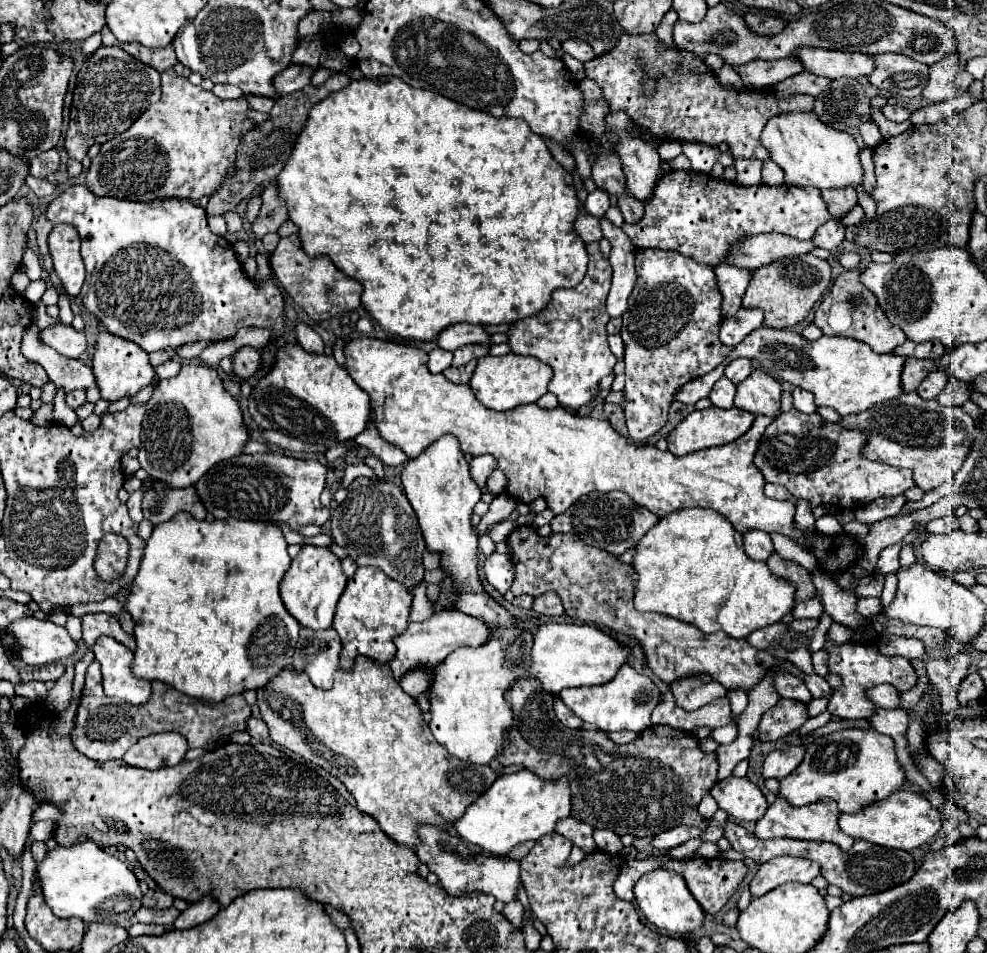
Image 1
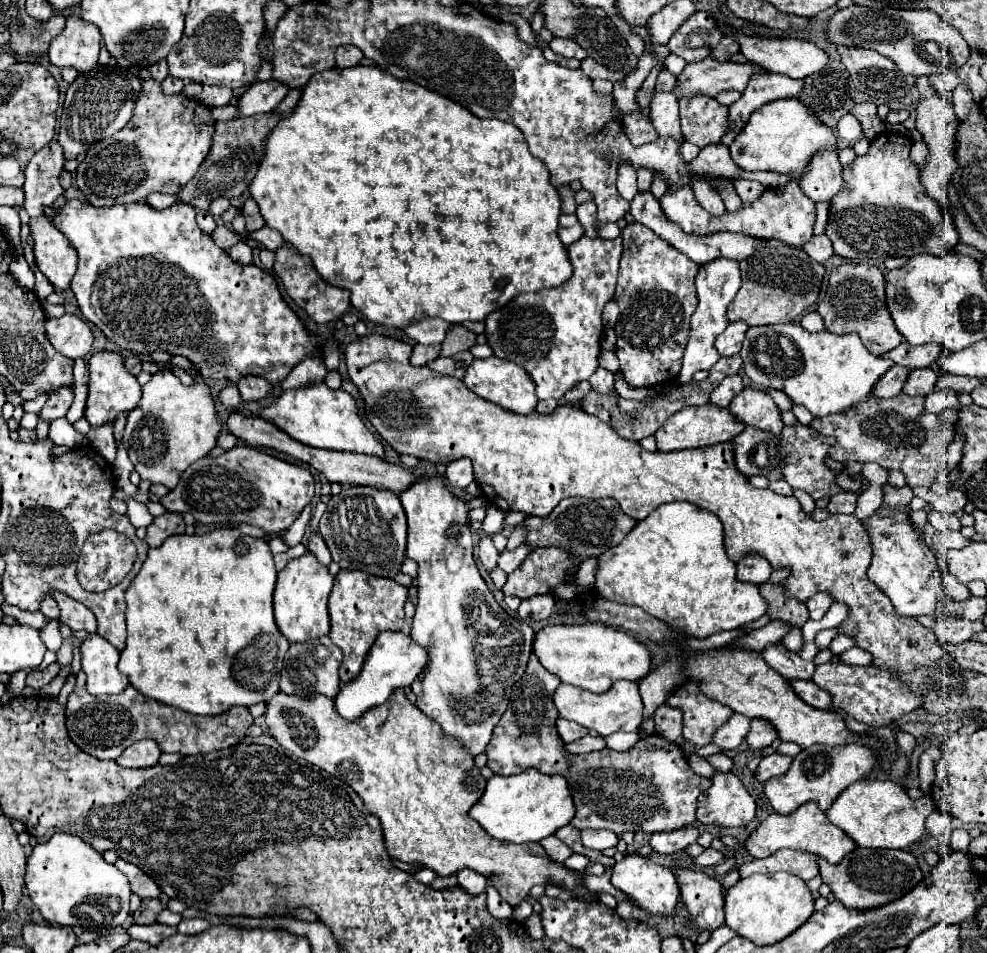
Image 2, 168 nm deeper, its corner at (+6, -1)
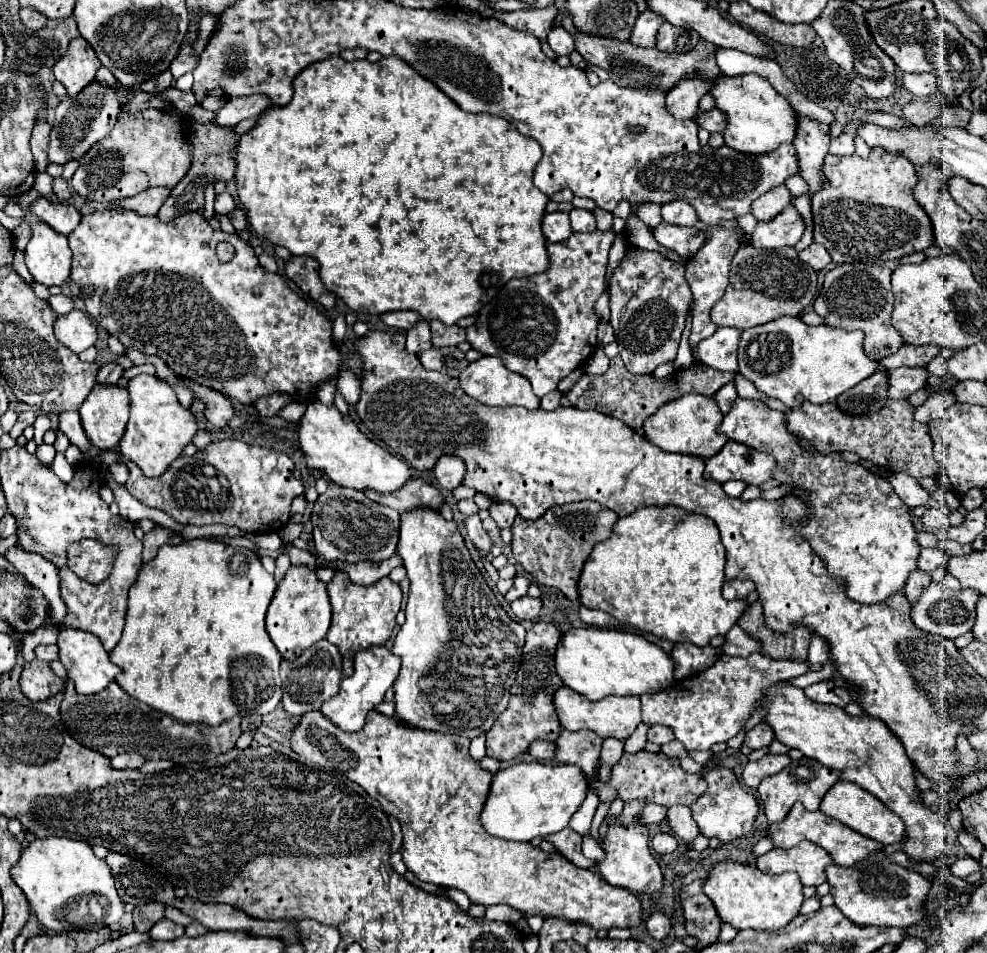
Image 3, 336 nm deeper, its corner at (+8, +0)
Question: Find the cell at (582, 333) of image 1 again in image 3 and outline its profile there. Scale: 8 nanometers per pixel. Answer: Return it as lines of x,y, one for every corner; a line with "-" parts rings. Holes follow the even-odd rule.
574,232
570,238
548,244
550,270
532,278
512,280
488,302
476,322
466,328
466,340
484,356
500,356
508,370
530,380
538,398
558,390
558,382
582,366
598,348
596,300
606,290
608,250
614,232

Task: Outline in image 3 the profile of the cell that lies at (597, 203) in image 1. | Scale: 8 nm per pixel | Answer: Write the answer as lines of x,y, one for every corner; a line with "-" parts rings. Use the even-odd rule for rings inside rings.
574,208
570,212
570,222
572,222
574,232
594,232
596,230
596,218
590,210

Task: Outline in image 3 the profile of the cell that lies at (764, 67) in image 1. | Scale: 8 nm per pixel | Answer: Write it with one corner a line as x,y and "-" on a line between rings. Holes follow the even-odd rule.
686,78
686,82
678,82
678,86
674,86
674,90
670,90
666,96
670,114
676,118
694,118
696,104
710,92
710,86
714,86
714,80
706,78

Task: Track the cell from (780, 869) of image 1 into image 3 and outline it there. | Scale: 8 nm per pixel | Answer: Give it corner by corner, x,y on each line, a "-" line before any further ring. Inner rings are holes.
802,842
800,846
782,850
772,848
768,854
756,860
760,872
766,874
782,874
782,872
796,872
806,886
820,886
826,882
824,868
832,862
830,854
810,842

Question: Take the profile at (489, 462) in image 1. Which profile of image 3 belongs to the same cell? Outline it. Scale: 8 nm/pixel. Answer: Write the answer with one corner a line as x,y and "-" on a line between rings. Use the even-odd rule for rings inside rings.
442,456
434,466
434,476
444,490
454,490
462,484
466,474
466,464
458,456

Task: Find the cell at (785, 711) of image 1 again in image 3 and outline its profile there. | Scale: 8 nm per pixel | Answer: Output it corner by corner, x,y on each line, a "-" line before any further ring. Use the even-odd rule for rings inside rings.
758,724
758,726
754,726
752,730
748,730
748,734
746,734
746,738
744,738
744,746
748,746
750,750
766,748
772,740
774,740
772,728
766,726
766,724

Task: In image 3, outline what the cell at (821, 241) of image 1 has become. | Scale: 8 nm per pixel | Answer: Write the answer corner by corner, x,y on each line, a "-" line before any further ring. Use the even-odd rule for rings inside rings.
812,242
808,248
804,248
800,254
798,254
806,264
810,264
814,270
822,270
824,266
830,264
830,254
828,250
822,246
822,244
816,244

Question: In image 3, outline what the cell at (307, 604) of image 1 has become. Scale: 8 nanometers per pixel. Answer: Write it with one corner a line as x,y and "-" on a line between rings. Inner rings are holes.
306,564
290,566
284,578
278,582
278,588
274,592
274,598
266,614
266,630
272,642
276,644
278,652
284,658
296,658
308,646
326,638
326,632
330,628
330,618
332,612
326,594
326,584
316,576
316,570

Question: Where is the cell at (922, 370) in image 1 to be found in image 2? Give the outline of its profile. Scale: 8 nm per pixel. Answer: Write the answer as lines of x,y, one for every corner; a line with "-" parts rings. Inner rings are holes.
892,365
886,371
886,375
882,375
876,381
876,385
872,387
872,397
894,397
894,395
898,395
902,391
902,385
904,385
908,373
910,373
910,369

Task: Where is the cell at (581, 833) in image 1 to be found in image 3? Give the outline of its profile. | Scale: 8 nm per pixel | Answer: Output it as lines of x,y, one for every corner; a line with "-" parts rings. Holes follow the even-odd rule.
572,828
560,830
558,834
550,834
544,836
544,840
552,842
560,854
564,854
572,864
580,866
580,868
594,868
598,862
596,860
588,860
582,854
582,836
578,832
574,832

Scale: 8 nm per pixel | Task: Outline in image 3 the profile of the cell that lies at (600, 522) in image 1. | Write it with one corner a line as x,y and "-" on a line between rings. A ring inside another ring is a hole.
592,500
554,506
542,518
536,520
524,520
516,516
512,526
514,560
540,586
558,588
566,598
578,602
580,600
578,578
582,574
582,566
590,556
592,546
596,546
602,540
608,540
616,522
618,522
618,514
606,510
604,506

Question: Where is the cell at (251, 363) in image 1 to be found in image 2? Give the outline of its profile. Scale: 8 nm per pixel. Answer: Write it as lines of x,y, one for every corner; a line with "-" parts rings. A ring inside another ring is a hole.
258,377
240,379
238,389
244,401
262,401
272,393
272,385
266,379
258,379

